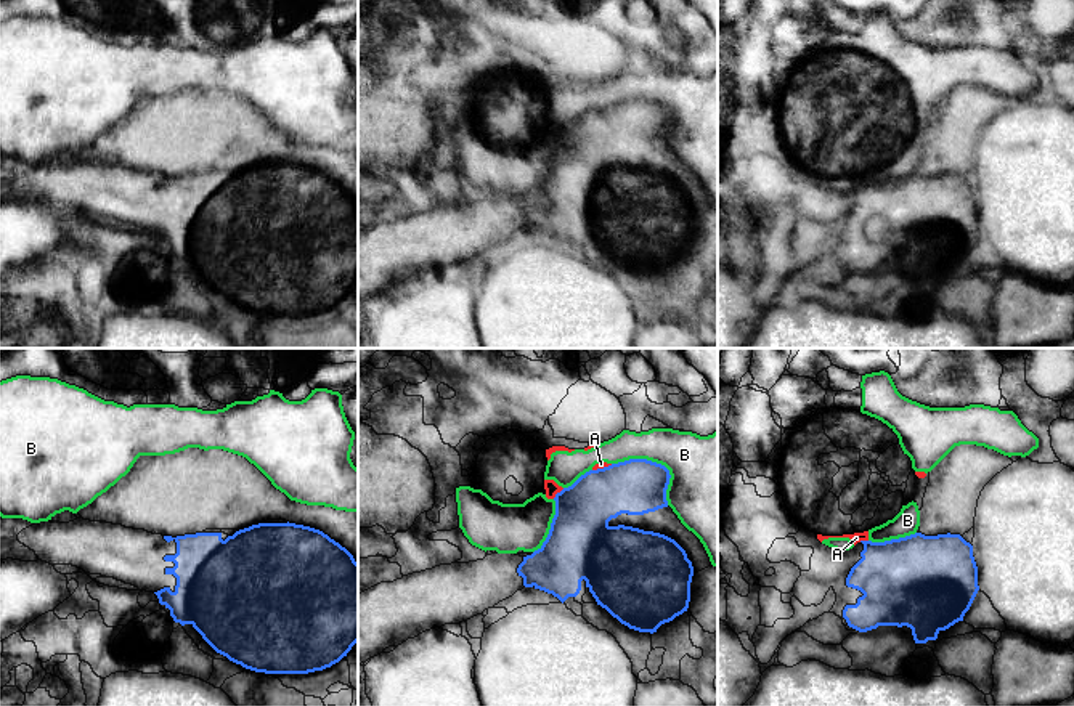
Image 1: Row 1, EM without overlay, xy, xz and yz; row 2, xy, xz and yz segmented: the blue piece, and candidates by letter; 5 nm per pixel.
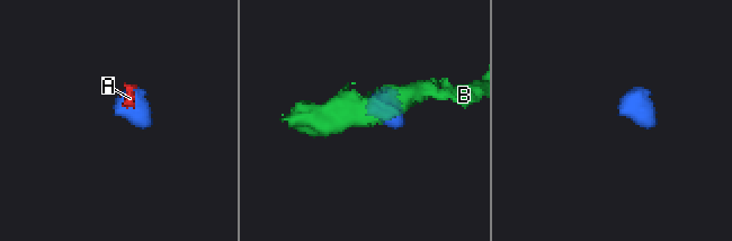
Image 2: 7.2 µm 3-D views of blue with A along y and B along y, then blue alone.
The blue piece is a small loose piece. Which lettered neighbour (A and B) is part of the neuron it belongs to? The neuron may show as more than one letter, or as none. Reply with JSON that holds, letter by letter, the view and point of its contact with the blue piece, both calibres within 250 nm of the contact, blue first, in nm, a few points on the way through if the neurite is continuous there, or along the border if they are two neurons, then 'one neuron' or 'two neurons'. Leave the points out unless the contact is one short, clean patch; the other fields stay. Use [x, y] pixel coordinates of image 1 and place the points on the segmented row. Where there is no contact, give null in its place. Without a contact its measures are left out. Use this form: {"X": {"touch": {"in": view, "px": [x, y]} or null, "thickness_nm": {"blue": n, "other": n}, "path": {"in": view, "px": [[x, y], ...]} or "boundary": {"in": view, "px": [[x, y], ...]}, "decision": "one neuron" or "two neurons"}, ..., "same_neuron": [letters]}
{"A": {"touch": {"in": "xz", "px": [557, 493]}, "thickness_nm": {"blue": 300, "other": 70}, "decision": "two neurons"}, "B": {"touch": {"in": "xz", "px": [655, 462]}, "thickness_nm": {"blue": 280, "other": 340}, "decision": "two neurons"}, "same_neuron": []}

